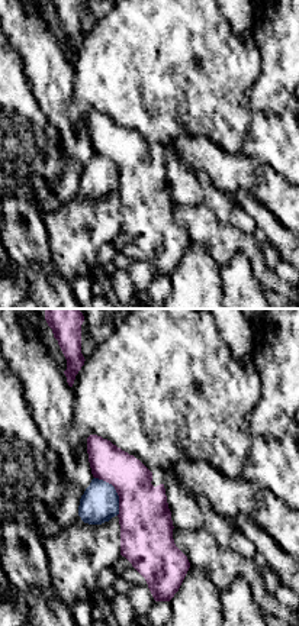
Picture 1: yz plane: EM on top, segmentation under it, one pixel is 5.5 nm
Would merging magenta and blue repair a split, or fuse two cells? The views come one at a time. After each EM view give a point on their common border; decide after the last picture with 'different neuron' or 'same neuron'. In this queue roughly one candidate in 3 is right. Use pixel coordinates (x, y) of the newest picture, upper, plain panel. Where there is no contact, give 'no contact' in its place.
(116, 167)

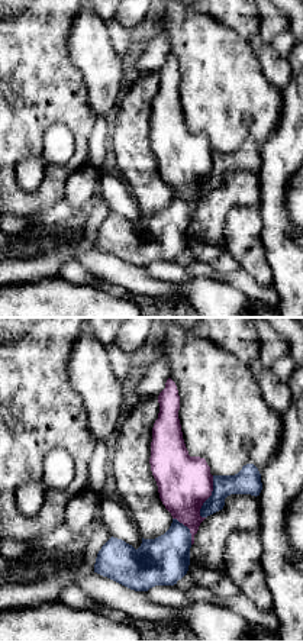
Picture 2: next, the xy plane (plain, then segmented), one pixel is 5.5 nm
(209, 171)

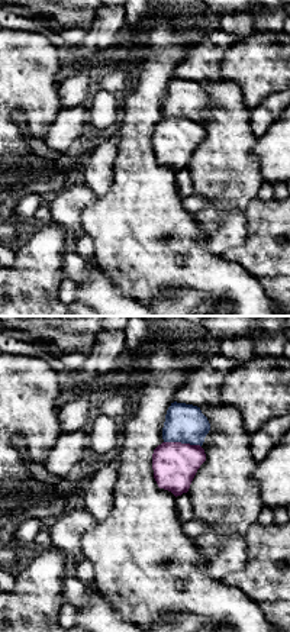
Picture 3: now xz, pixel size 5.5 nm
(183, 119)

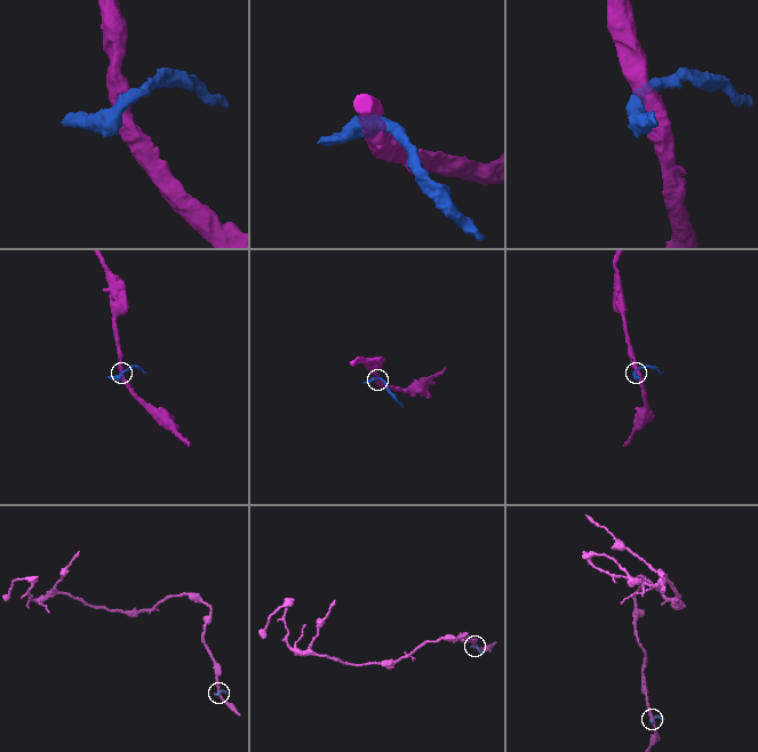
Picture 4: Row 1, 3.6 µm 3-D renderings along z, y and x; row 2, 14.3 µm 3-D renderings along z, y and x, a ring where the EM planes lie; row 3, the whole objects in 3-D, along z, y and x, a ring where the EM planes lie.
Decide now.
different neuron

